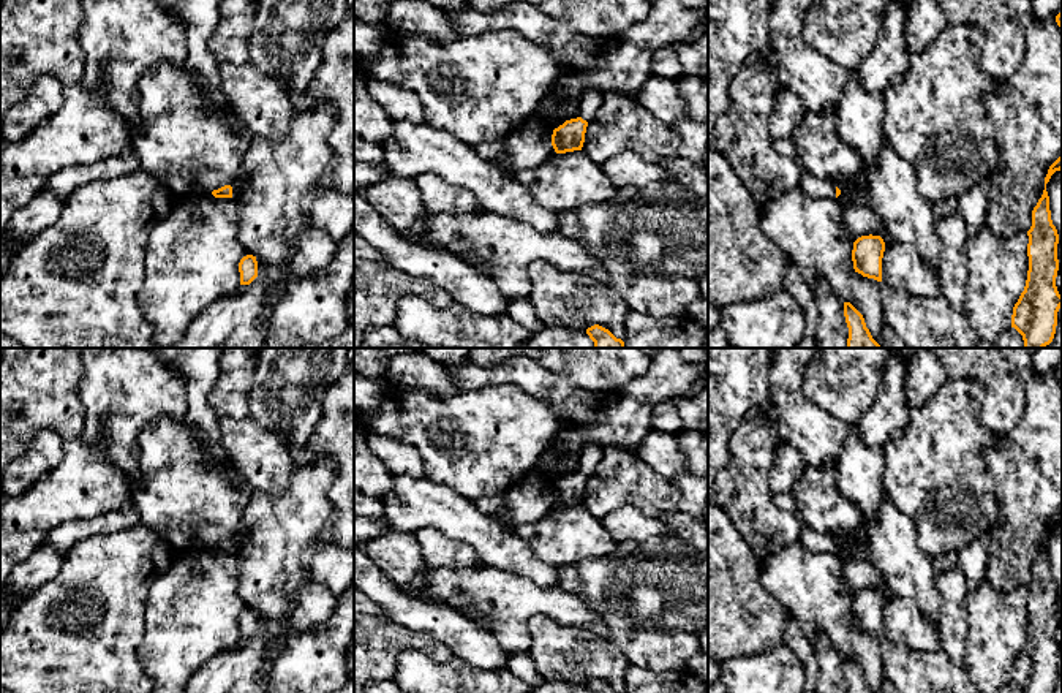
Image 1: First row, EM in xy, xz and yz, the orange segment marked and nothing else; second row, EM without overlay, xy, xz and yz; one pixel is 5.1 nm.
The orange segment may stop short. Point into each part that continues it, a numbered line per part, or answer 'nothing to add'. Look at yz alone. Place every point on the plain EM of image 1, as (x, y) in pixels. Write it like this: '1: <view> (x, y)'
1: yz (809, 538)

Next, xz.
1: xz (590, 458)

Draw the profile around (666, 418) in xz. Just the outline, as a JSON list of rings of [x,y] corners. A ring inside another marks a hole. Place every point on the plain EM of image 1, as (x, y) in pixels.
[[[673,400],[661,402],[654,408],[651,429],[661,430],[664,434],[673,434],[673,435],[681,430],[681,418],[678,415]]]

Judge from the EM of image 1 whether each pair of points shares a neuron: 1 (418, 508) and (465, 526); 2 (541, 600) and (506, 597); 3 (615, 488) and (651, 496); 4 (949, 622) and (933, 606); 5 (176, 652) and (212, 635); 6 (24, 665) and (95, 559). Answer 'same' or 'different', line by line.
1: same
2: same
3: same
4: different
5: same
6: same

